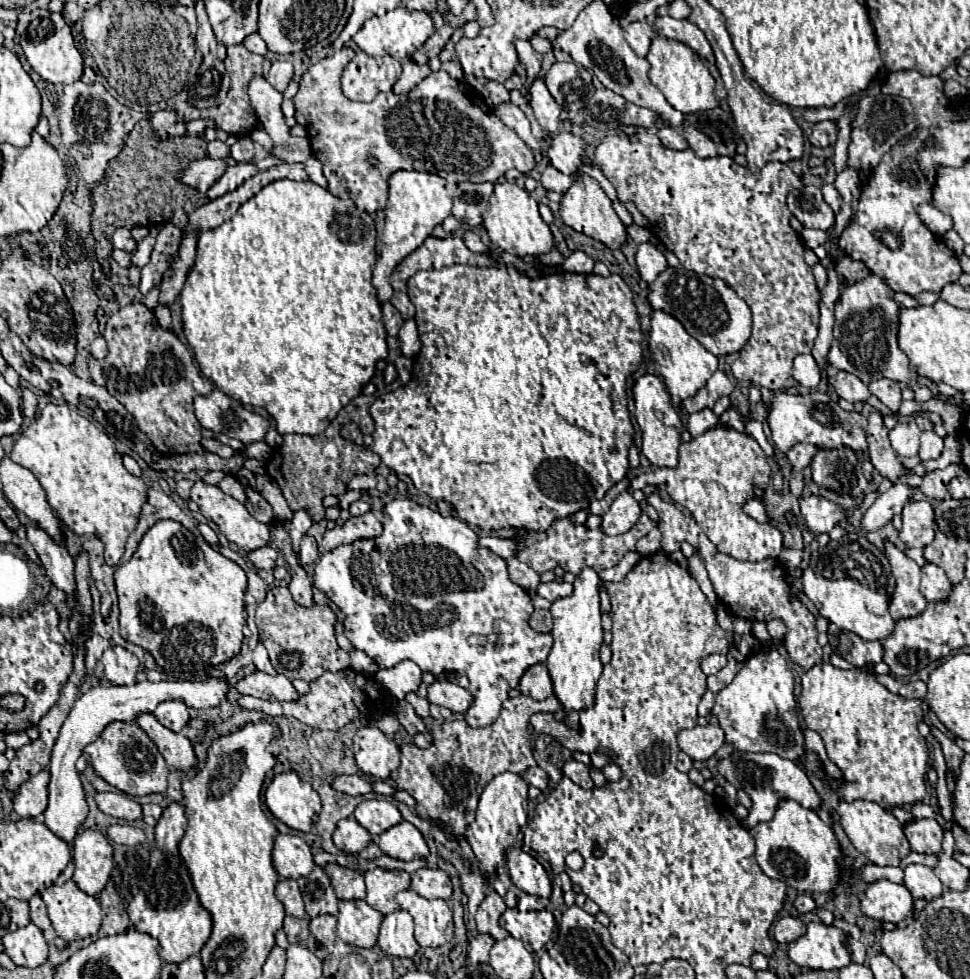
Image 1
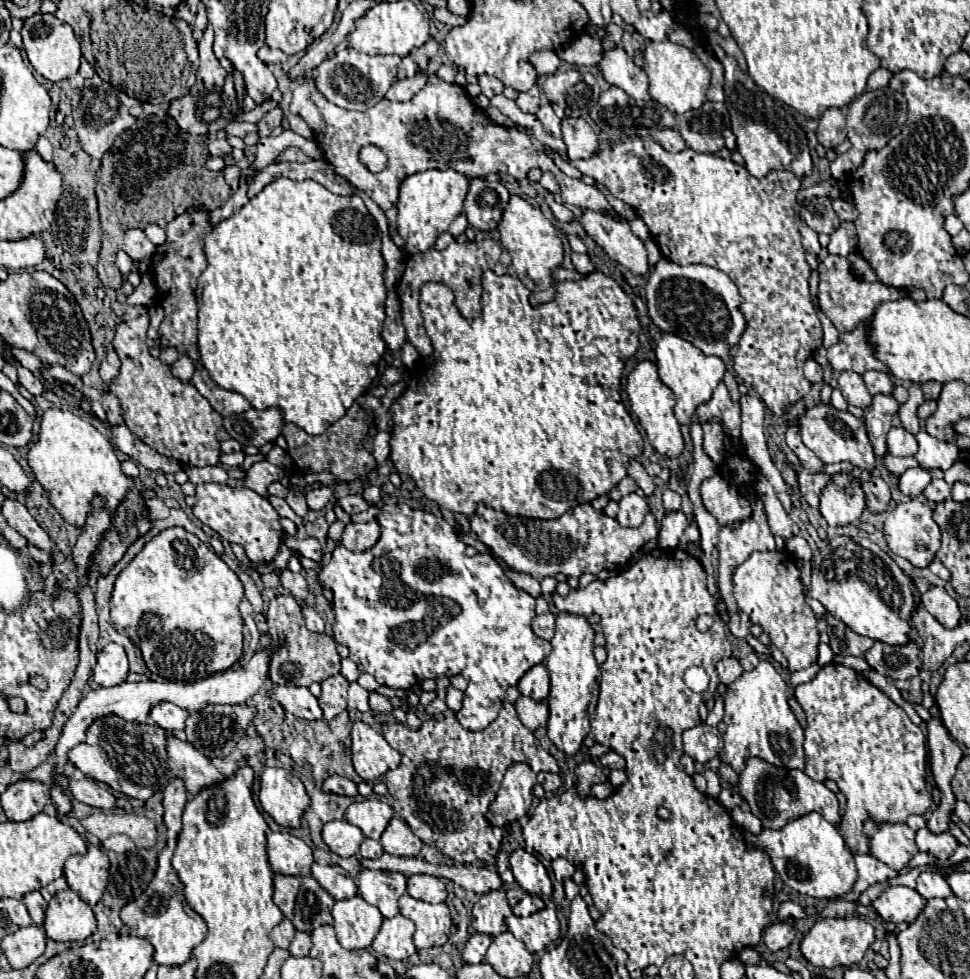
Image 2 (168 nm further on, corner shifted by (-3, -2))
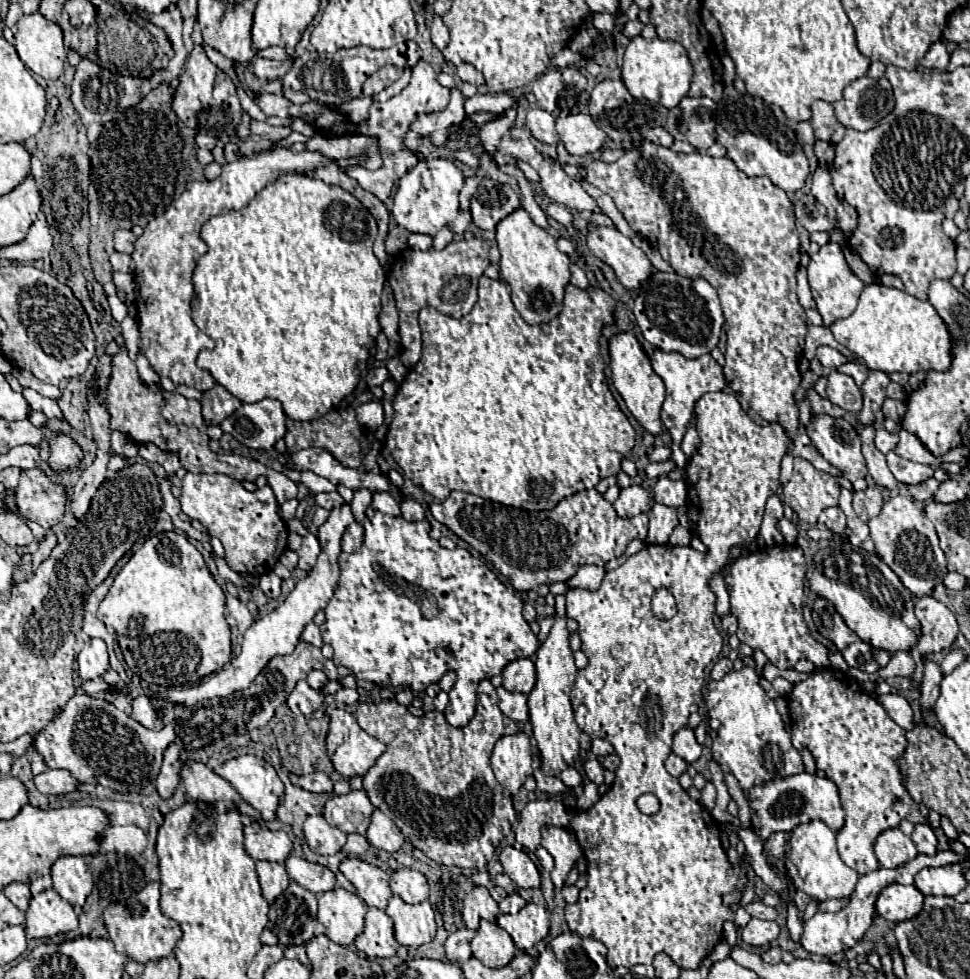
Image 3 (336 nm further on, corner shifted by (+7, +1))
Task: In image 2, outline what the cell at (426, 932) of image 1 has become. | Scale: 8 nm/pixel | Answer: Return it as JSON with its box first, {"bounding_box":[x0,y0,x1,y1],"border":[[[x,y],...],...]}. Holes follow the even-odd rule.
{"bounding_box":[399,893,452,949],"border":[[[404,893],[399,899],[400,913],[414,921],[416,933],[414,933],[414,945],[416,949],[428,949],[436,945],[444,945],[450,935],[452,917],[446,903],[424,903],[408,893]]]}

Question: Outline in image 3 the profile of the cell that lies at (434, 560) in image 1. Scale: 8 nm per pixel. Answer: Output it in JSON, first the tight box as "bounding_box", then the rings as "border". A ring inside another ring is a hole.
{"bounding_box":[320,512,538,726],"border":[[[376,512],[372,518],[366,518],[364,520],[364,544],[358,552],[354,554],[346,554],[342,552],[340,554],[340,582],[338,582],[338,590],[334,592],[332,600],[328,602],[326,606],[326,622],[320,626],[320,632],[322,632],[322,638],[324,638],[324,644],[330,644],[334,648],[334,658],[332,662],[336,666],[346,666],[358,680],[368,680],[368,682],[374,682],[378,686],[392,686],[392,688],[410,688],[414,692],[420,692],[424,688],[428,688],[430,684],[438,682],[448,670],[454,670],[456,672],[456,684],[454,688],[450,690],[450,704],[448,708],[444,710],[444,716],[446,720],[452,724],[452,726],[466,726],[472,716],[474,716],[474,710],[476,710],[476,688],[482,680],[486,678],[492,678],[494,674],[500,674],[502,668],[512,662],[512,660],[518,660],[518,658],[528,658],[532,656],[536,650],[538,650],[538,640],[534,636],[534,632],[530,630],[528,622],[524,620],[522,616],[522,606],[524,606],[524,600],[516,596],[516,592],[508,586],[504,586],[498,576],[478,558],[474,558],[468,550],[446,550],[446,548],[440,548],[436,540],[430,538],[430,524],[428,520],[422,520],[422,522],[408,522],[404,520],[402,516],[386,516],[382,512]]]}

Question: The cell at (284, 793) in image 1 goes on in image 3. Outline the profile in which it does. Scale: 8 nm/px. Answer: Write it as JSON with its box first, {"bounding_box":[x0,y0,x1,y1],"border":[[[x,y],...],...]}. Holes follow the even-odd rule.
{"bounding_box":[214,756,284,820],"border":[[[238,756],[216,766],[214,772],[228,780],[236,792],[262,814],[262,820],[274,820],[284,794],[284,784],[274,768],[258,756]]]}

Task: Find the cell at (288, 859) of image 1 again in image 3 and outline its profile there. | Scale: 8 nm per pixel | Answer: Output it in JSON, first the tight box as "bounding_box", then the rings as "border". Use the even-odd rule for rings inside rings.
{"bounding_box":[244,822,292,864],"border":[[[246,822],[244,848],[254,860],[268,860],[268,862],[284,864],[284,860],[290,856],[292,842],[288,834],[282,830],[268,830],[268,828]]]}

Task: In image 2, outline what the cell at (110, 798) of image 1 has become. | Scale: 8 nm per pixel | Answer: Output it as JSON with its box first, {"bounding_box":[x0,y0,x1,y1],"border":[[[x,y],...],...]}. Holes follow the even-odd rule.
{"bounding_box":[68,779,116,811],"border":[[[86,779],[86,781],[72,781],[68,791],[70,791],[70,795],[76,801],[82,801],[86,805],[92,805],[92,807],[98,807],[98,809],[104,809],[104,811],[114,811],[116,809],[114,795],[110,791],[98,787],[90,779]]]}

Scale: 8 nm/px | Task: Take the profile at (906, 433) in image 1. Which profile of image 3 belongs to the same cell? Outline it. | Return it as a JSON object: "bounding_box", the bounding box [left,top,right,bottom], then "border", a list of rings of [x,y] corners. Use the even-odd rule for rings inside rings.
{"bounding_box":[874,428,898,454],"border":[[[878,428],[878,430],[876,430],[876,436],[874,436],[874,444],[876,444],[876,448],[878,448],[882,454],[886,454],[886,452],[890,452],[890,450],[896,448],[898,436],[892,434],[892,432],[886,432],[884,428]]]}

